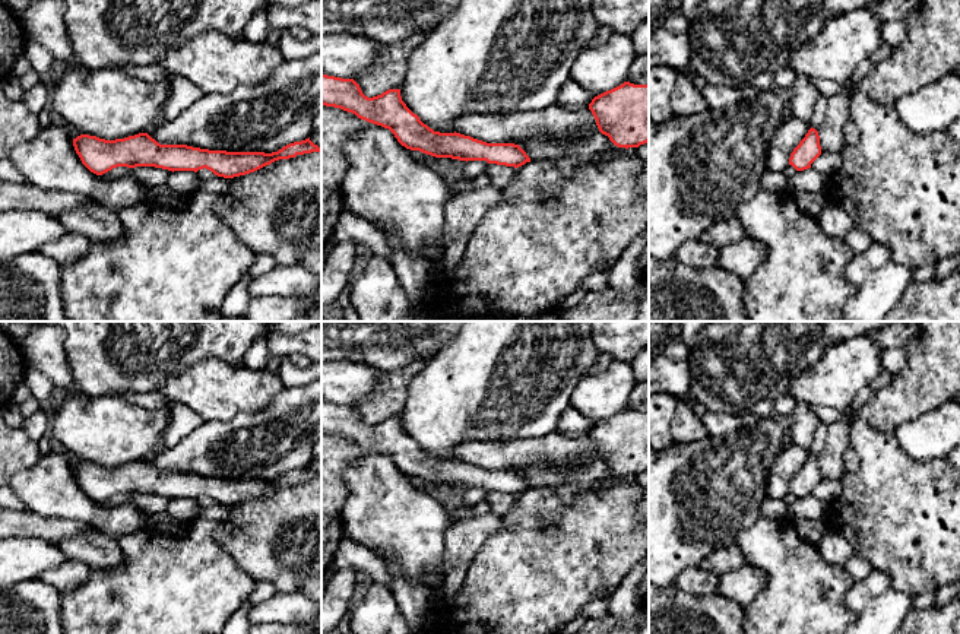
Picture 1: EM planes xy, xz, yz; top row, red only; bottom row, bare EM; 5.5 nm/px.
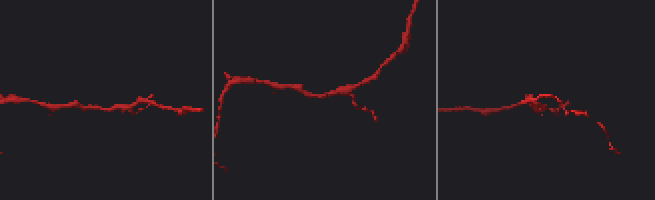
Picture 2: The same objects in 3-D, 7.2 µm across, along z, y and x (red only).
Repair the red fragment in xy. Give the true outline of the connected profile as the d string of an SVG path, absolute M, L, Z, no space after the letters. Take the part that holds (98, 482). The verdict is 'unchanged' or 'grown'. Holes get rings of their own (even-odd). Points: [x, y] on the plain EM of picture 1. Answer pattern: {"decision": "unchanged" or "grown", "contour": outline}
{"decision": "unchanged", "contour": "M148 460L124 466L105 467L80 462L73 473L82 491L94 501L102 503L117 494L155 494L168 498L209 497L218 504L234 505L254 500L279 486L321 479L310 465L294 469L278 479L226 479L193 475L187 472L161 472Z"}

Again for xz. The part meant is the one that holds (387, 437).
{"decision": "unchanged", "contour": "M321 402L321 432L340 435L358 446L389 456L411 478L435 485L487 488L519 495L530 485L514 470L487 470L460 460L440 460L424 451L402 428L400 416L368 425L354 406Z"}

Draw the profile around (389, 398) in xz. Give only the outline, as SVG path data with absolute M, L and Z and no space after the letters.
M419 358L403 368L383 371L383 378L373 394L361 403L352 405L368 425L381 422L389 416L400 416L412 378L422 371L425 359Z

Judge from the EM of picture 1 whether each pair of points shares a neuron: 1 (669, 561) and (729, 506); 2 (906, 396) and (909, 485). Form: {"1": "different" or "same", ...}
{"1": "same", "2": "different"}

